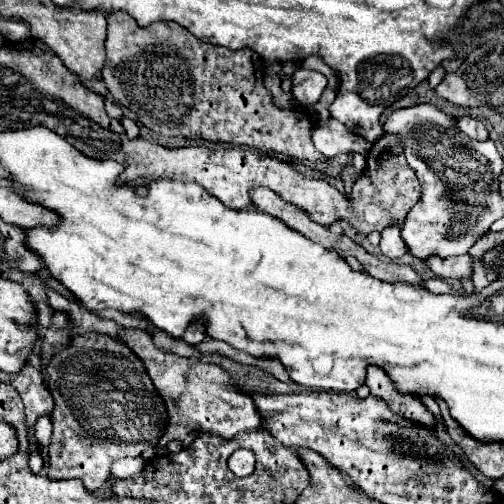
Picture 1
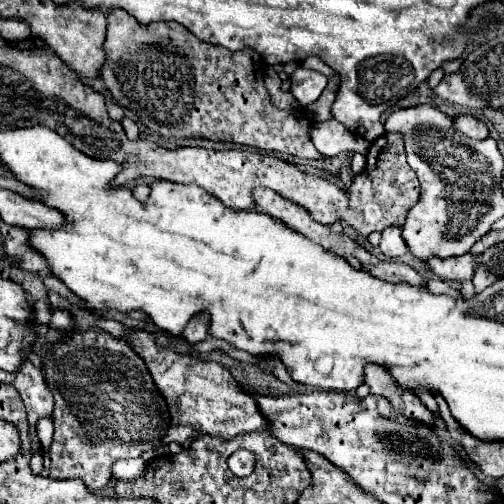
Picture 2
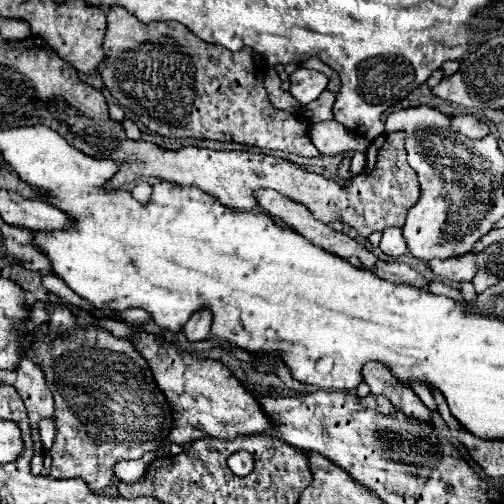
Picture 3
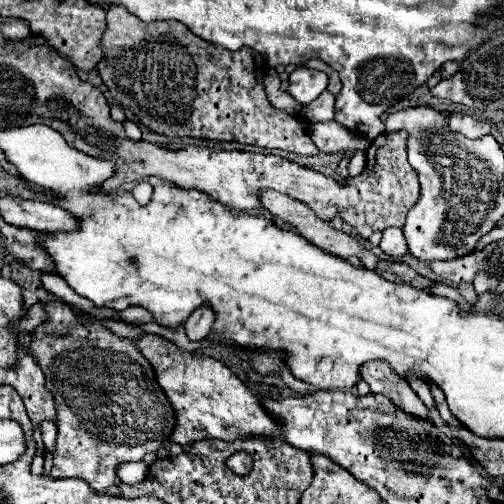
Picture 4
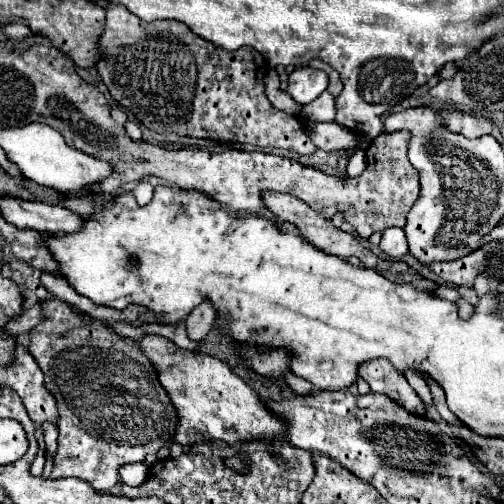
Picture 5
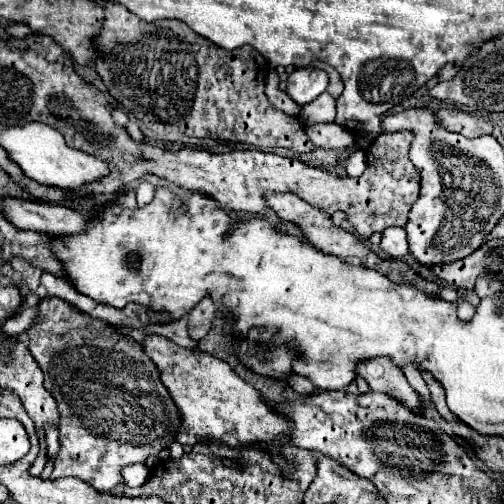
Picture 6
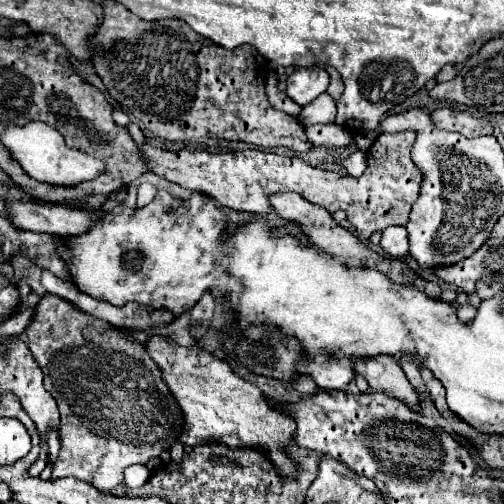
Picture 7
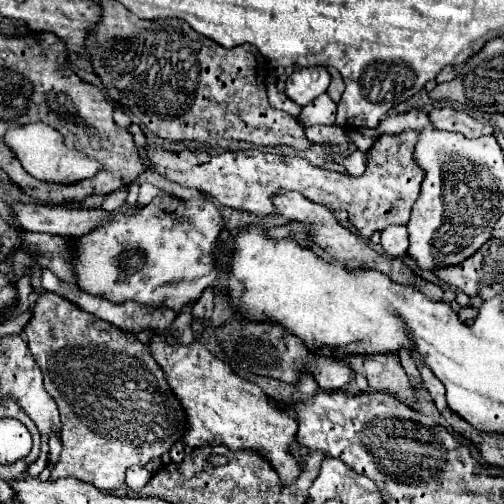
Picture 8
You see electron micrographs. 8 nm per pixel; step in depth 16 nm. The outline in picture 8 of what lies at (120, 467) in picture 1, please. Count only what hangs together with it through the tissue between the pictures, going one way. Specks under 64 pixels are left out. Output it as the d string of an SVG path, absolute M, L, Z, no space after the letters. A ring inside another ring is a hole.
M132 466L126 470L126 486L128 488L142 488L150 480L150 472L144 466Z

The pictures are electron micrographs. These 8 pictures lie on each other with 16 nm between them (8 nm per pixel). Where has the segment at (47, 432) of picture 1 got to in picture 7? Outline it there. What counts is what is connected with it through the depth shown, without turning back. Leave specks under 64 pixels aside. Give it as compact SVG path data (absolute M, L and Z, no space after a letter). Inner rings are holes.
M48 430L46 442L48 442L48 458L50 458L52 462L56 462L58 452L60 452L60 440L58 440L58 432L56 432L56 430Z

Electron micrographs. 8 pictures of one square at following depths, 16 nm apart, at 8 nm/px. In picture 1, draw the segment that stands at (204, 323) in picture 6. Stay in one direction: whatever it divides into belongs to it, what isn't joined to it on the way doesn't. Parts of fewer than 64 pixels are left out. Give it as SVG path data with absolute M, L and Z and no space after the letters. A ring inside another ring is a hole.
M194 322L194 324L186 330L186 334L182 336L182 340L184 340L186 344L190 344L190 346L200 344L204 338L206 338L206 334L204 334L204 328L202 328L200 322Z

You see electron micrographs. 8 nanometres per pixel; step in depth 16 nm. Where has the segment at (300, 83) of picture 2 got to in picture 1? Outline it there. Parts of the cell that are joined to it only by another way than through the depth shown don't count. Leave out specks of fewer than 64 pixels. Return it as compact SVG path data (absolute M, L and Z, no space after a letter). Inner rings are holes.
M300 68L292 76L292 94L302 106L316 104L324 88L326 88L326 76L316 70Z

